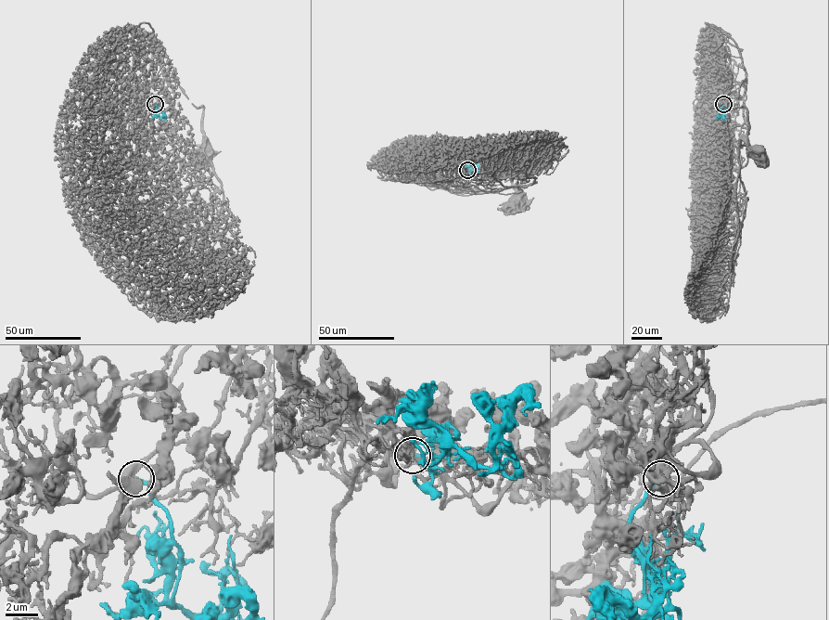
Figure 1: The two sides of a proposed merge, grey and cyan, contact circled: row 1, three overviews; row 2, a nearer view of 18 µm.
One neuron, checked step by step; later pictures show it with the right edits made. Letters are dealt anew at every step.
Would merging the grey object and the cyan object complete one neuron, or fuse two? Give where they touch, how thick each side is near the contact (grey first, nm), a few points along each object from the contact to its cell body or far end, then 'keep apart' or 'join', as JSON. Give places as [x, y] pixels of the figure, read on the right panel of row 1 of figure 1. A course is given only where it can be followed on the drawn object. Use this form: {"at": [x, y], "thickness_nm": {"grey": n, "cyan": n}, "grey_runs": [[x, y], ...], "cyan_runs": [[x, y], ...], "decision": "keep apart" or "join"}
{"at": [723, 104], "thickness_nm": {"grey": 440, "cyan": 180}, "grey_runs": [[723, 104], [719, 140], [731, 136], [738, 149], [748, 132], [739, 145], [746, 141], [758, 154]], "cyan_runs": [[723, 104], [720, 109], [725, 118], [722, 117], [722, 109]], "decision": "join"}

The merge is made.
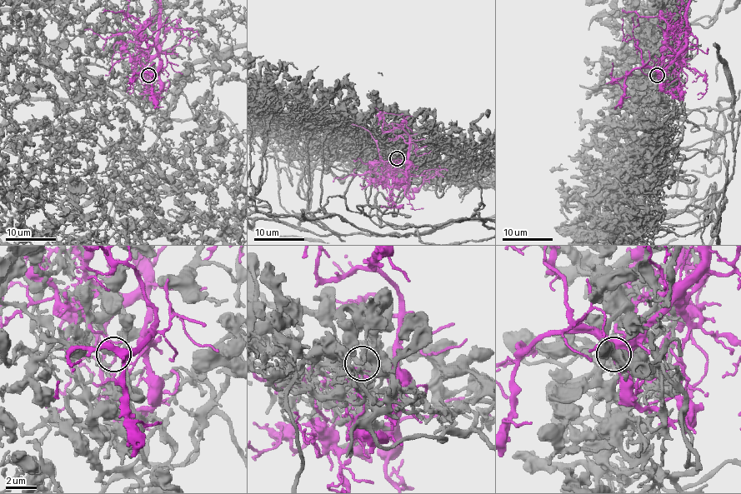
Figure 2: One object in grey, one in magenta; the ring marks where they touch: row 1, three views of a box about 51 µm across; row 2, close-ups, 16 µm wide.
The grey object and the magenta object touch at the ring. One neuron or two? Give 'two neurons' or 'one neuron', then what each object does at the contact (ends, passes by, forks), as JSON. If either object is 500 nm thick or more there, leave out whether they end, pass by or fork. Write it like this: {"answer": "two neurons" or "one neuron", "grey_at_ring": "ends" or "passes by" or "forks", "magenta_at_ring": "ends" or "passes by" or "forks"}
{"answer": "two neurons", "grey_at_ring": "forks", "magenta_at_ring": "ends"}

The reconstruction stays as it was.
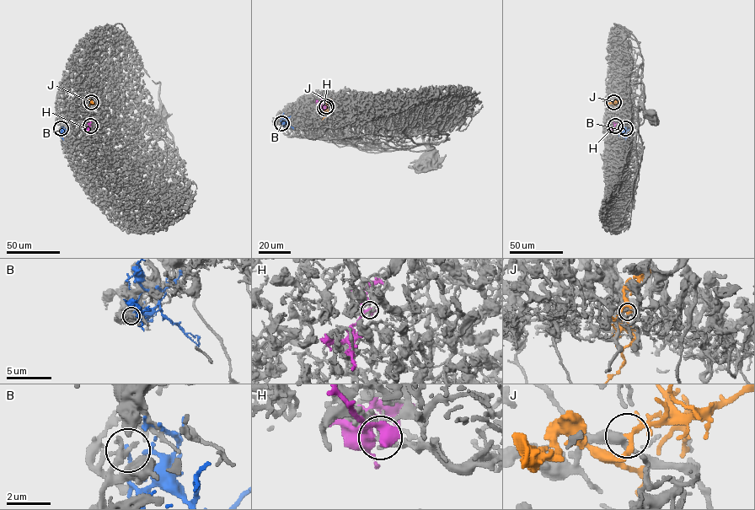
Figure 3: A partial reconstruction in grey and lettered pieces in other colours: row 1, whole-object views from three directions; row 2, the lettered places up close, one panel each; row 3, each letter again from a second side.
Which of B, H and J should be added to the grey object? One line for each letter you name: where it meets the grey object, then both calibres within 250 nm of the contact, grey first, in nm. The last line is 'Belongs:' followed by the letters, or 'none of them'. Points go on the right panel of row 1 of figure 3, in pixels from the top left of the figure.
J: Touches grey at (613, 102). Thickness 340 nm (grey) against 200 nm
Belongs: J

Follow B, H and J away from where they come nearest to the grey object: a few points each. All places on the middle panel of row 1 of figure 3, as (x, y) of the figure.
B: (281, 124), (286, 121), (284, 114)
H: (324, 108), (321, 96)
J: (326, 106), (325, 115), (322, 119)

